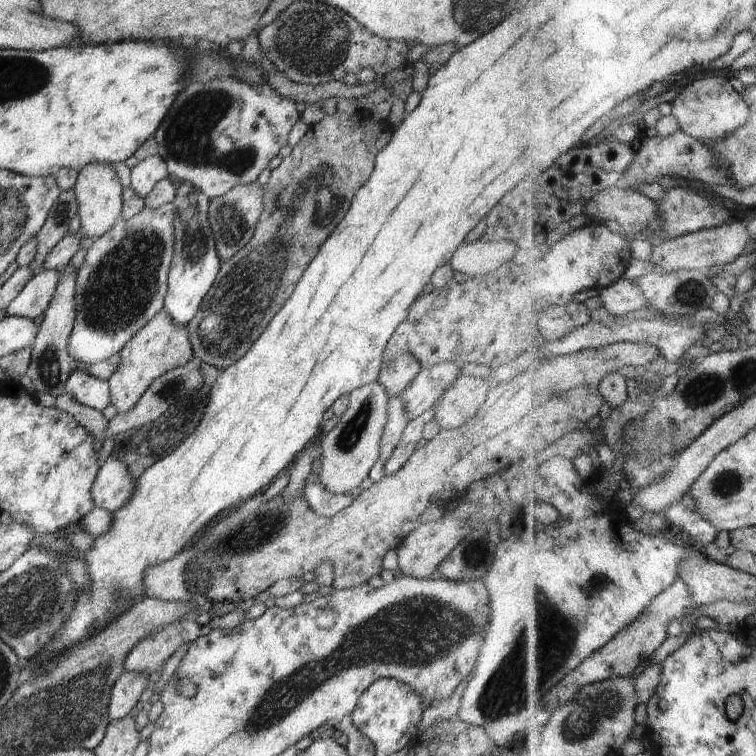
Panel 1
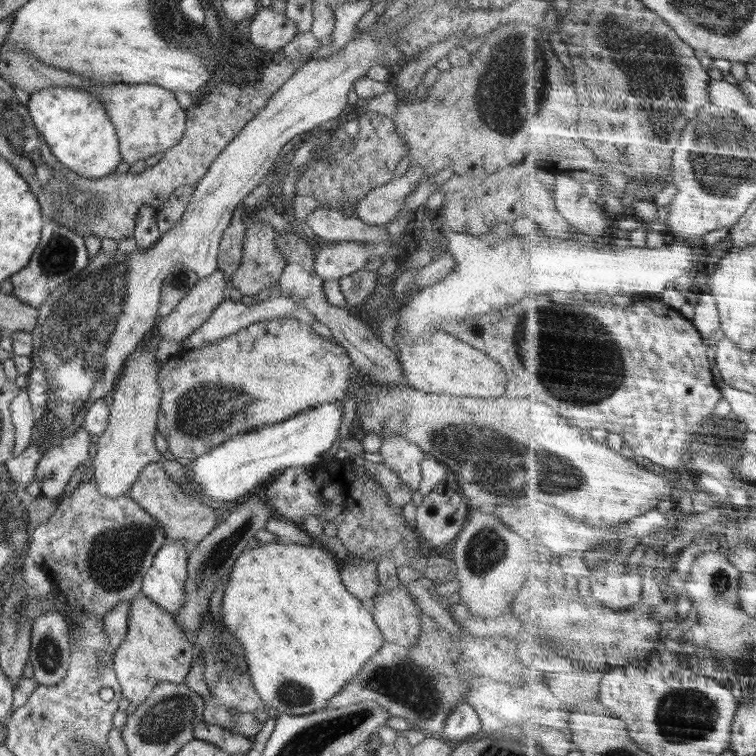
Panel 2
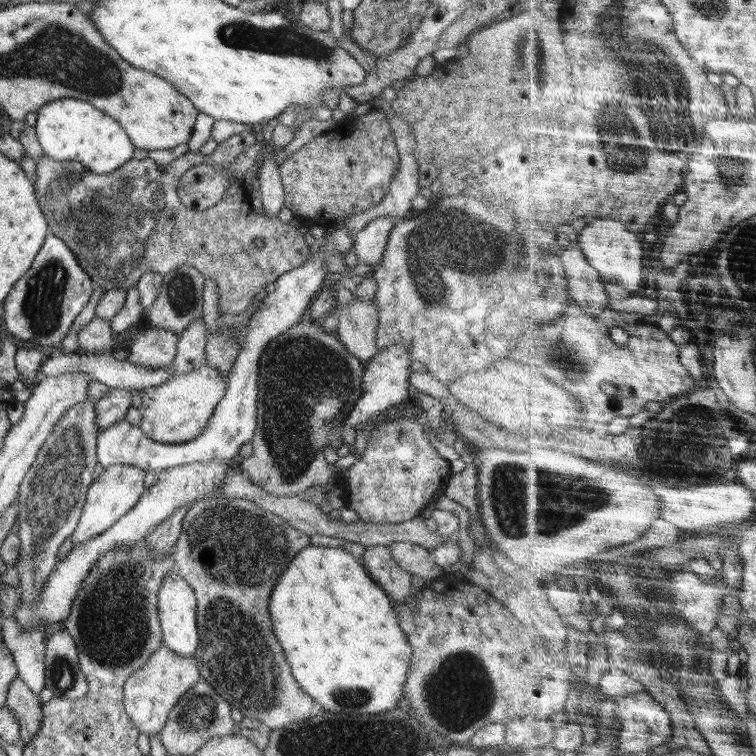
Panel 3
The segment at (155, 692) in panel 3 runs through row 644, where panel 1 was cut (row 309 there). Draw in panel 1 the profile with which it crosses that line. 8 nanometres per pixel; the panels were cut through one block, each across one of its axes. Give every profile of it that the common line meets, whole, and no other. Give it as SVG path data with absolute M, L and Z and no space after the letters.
M164 308L159 313L156 313L140 330L137 330L137 333L122 347L122 350L119 350L119 355L120 364L116 372L107 380L110 389L109 404L116 407L117 413L130 410L156 378L169 370L188 364L194 358L187 325L174 322L173 318L169 317L167 310Z

